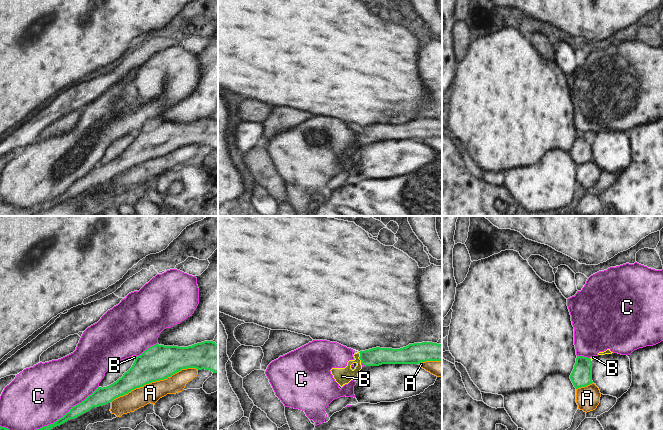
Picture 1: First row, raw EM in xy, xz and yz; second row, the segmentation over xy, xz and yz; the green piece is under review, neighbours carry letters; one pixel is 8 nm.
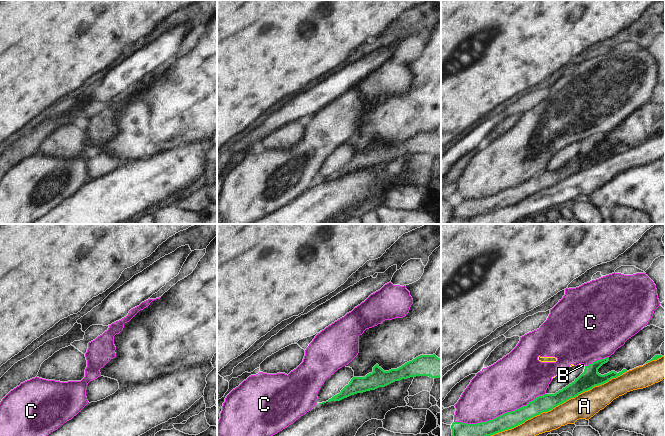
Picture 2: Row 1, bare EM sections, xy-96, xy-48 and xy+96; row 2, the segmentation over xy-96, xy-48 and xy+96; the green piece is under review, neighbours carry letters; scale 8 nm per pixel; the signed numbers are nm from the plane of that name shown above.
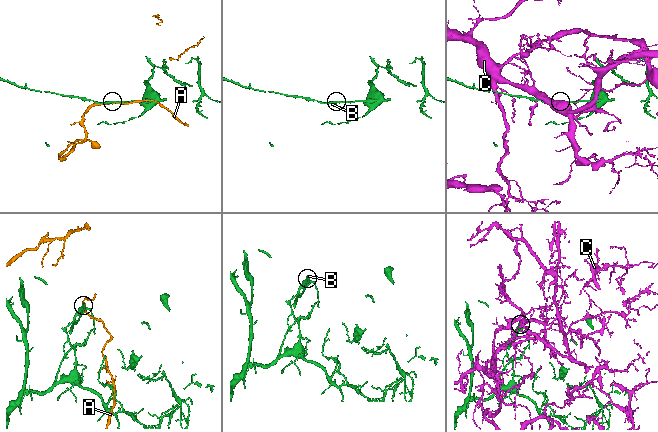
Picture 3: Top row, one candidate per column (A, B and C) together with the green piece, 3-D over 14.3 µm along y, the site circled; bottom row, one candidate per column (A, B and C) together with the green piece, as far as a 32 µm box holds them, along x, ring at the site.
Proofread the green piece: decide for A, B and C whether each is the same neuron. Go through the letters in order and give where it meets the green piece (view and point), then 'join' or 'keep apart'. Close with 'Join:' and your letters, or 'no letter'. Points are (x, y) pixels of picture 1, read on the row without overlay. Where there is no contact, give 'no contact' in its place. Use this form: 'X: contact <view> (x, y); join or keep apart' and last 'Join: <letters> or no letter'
A: contact xy (154, 157); keep apart
B: contact xz (360, 130); keep apart
C: contact xy (50, 200); keep apart
Join: no letter

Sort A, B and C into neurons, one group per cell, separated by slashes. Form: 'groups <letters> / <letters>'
groups A / B C

